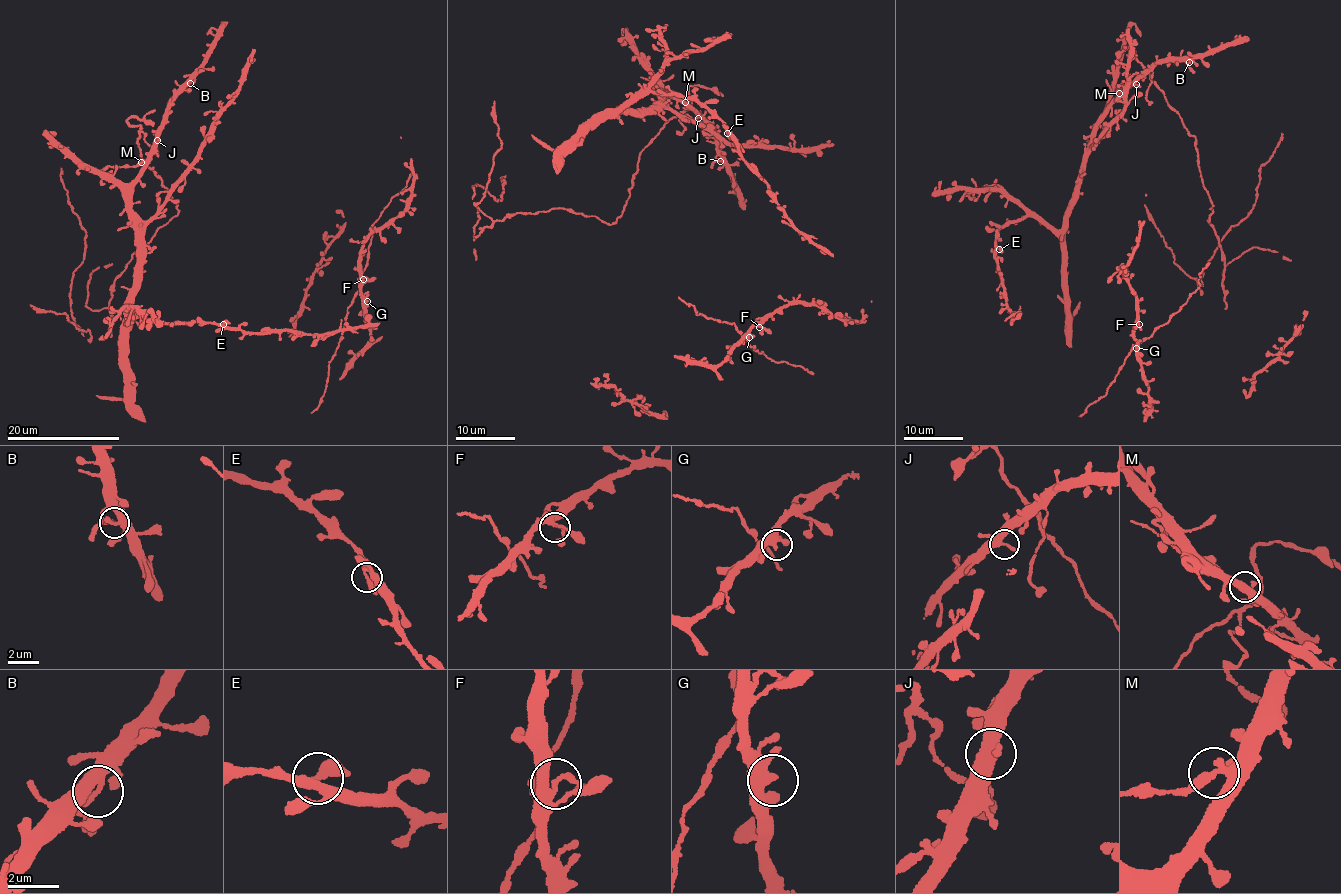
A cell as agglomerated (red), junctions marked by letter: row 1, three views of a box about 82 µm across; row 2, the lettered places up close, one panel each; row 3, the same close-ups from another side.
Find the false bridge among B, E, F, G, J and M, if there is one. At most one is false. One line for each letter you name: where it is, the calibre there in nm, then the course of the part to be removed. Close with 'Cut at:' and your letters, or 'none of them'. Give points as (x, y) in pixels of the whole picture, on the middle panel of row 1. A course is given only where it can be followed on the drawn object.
M: Place: (685, 102). Thickness 300 nm. Course of the part to remove: (684, 102), (669, 91), (640, 77)
Cut at: M

